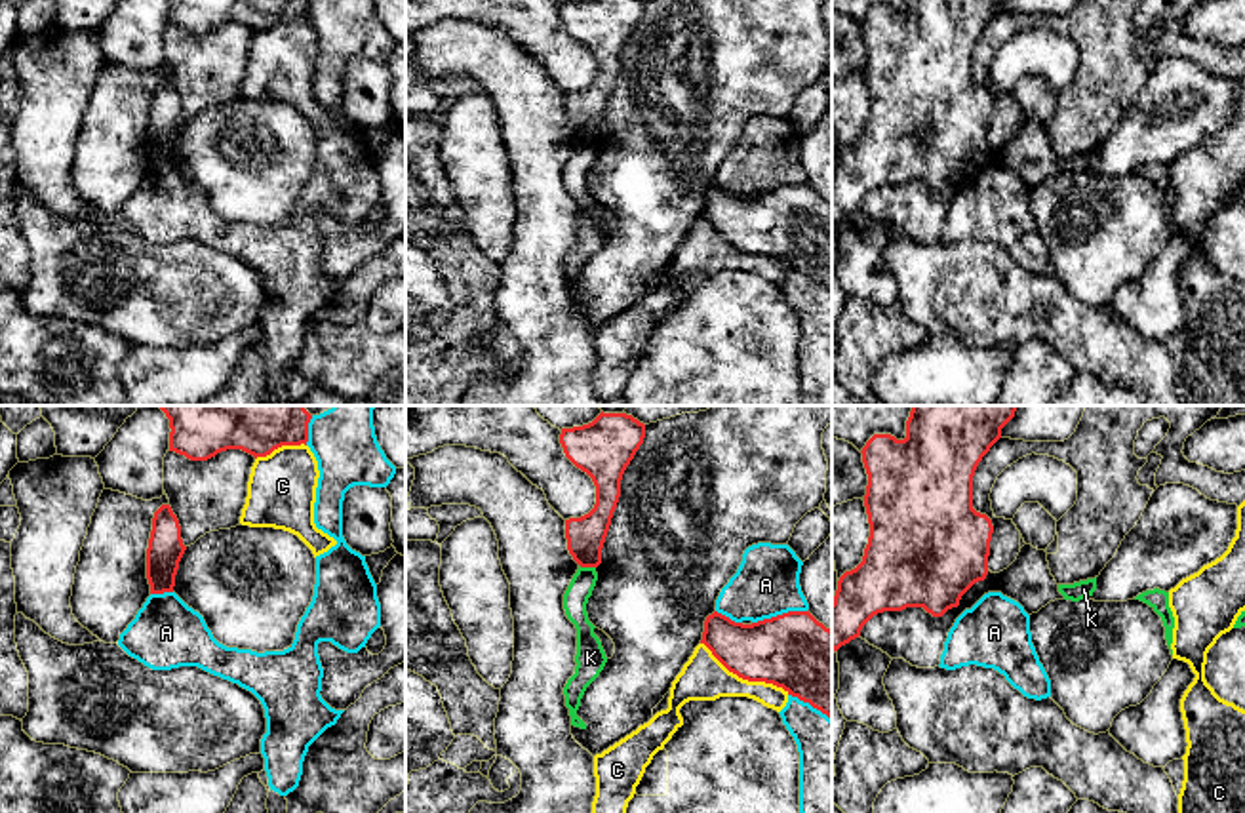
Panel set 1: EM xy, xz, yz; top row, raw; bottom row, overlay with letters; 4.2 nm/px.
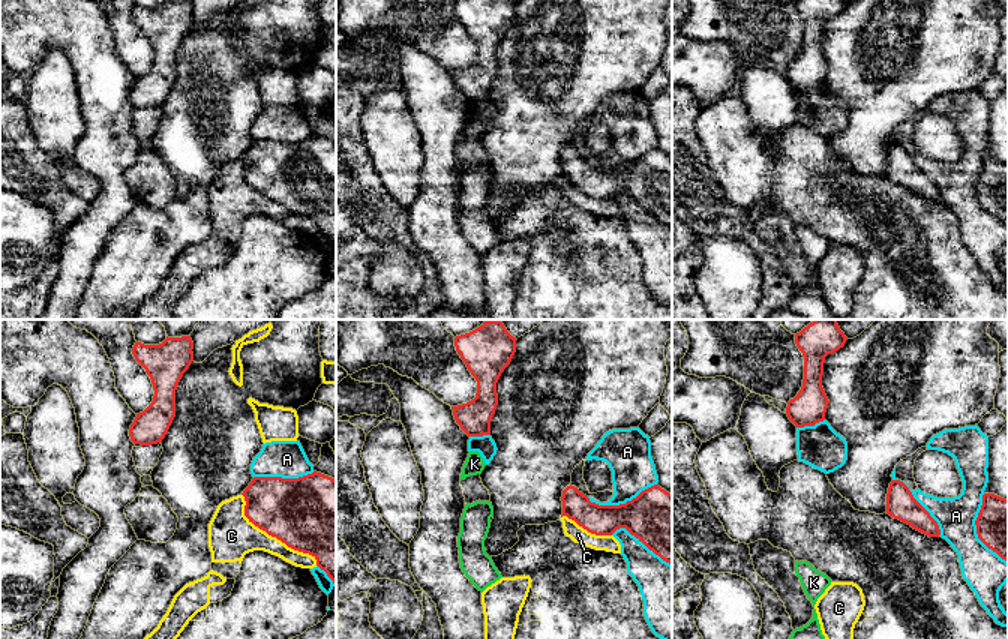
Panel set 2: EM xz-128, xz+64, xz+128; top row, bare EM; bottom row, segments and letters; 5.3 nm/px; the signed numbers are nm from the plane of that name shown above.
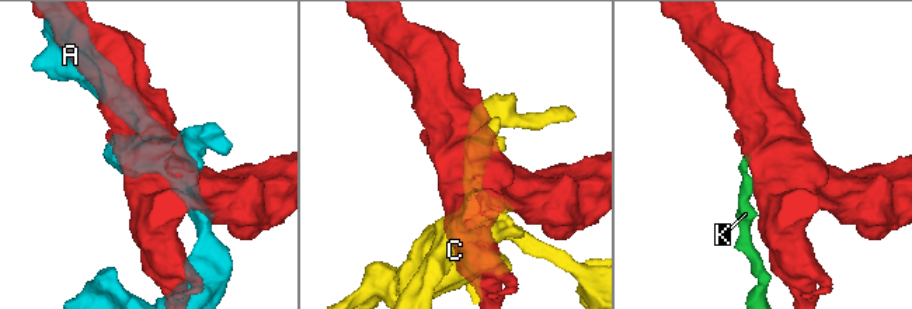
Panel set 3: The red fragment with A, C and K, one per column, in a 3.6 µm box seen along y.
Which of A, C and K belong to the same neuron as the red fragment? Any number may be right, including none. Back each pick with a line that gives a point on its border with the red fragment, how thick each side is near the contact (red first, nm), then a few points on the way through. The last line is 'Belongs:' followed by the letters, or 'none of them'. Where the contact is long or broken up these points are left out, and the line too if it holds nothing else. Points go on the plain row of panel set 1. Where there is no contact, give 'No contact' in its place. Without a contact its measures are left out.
Belongs: none of them

